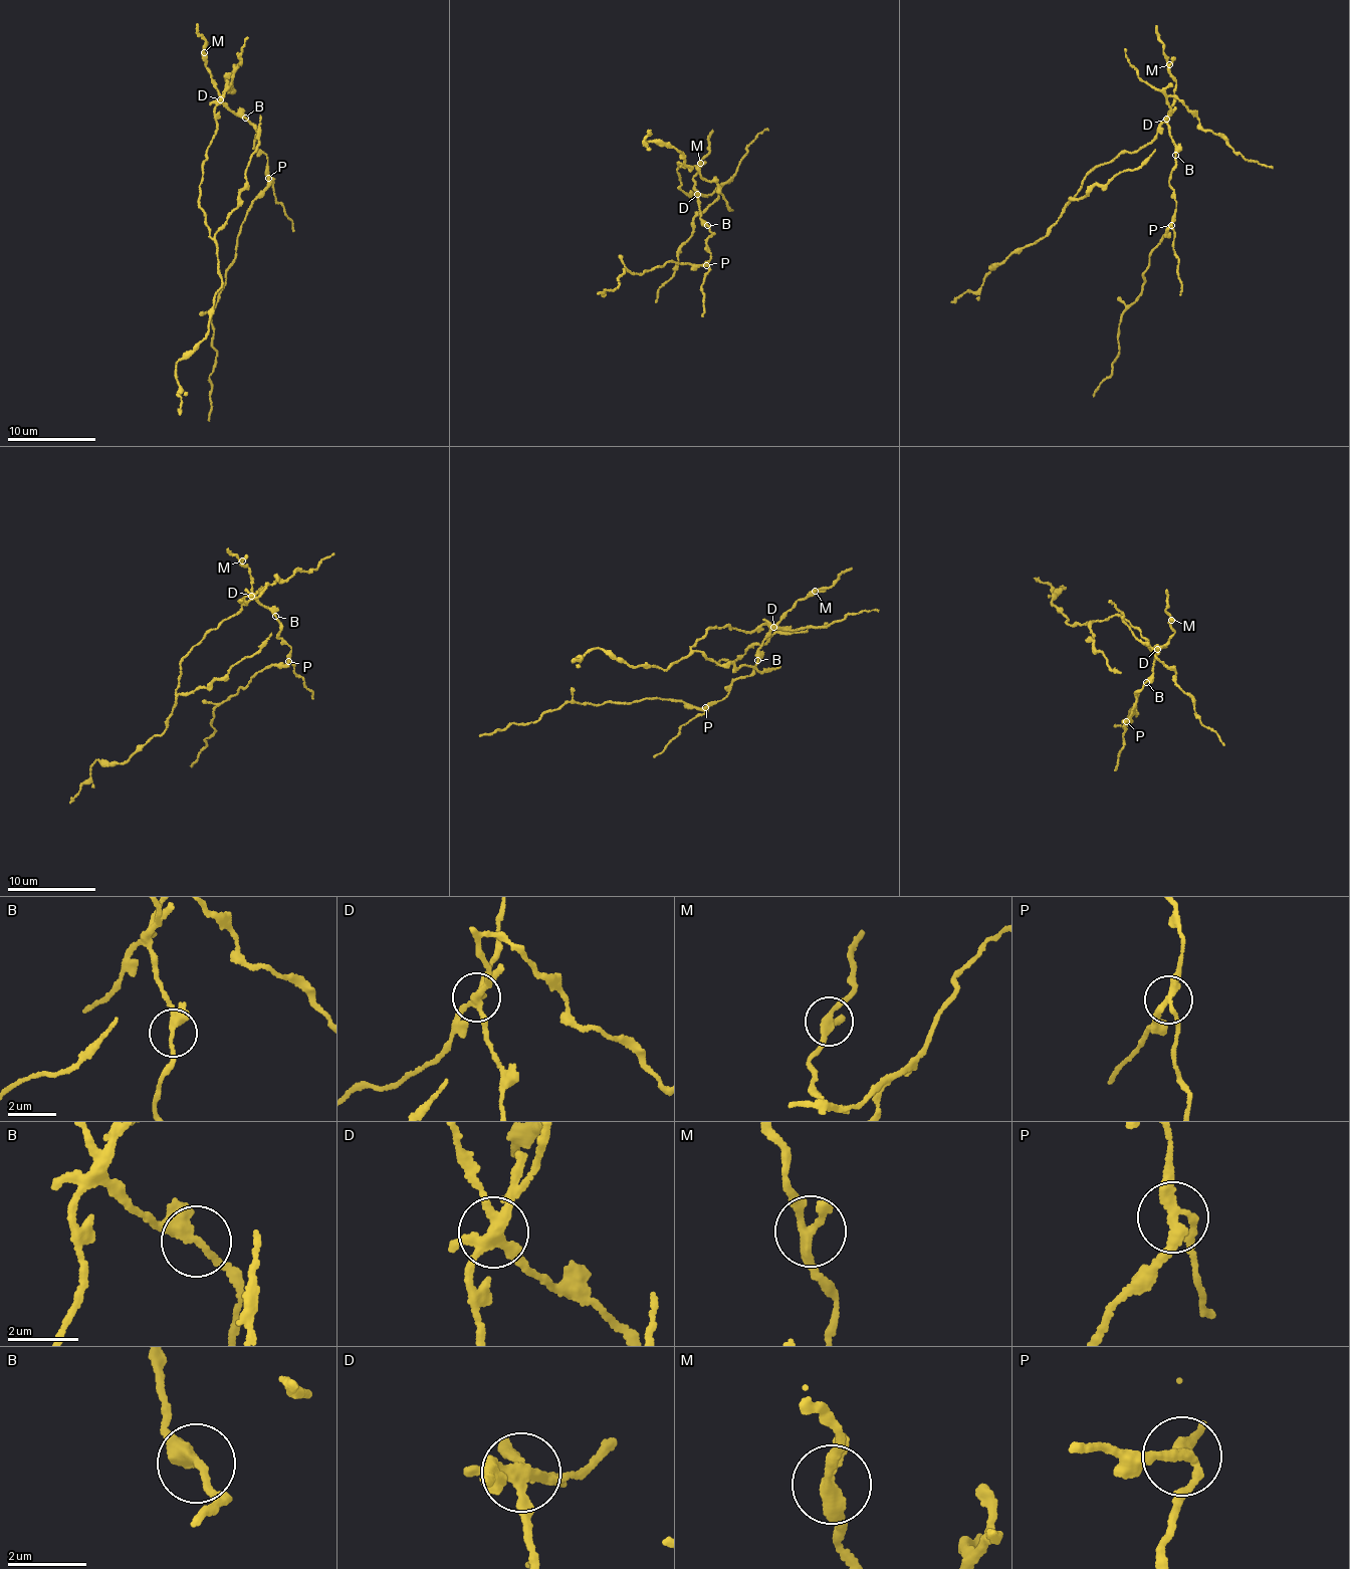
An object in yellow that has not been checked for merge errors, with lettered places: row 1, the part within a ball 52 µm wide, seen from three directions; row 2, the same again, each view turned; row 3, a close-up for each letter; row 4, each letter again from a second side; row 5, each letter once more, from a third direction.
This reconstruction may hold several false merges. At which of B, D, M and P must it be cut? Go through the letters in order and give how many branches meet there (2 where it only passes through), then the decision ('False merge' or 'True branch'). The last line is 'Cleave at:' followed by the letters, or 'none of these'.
B: Branches: 3. True branch
D: Branches: 5. False merge
M: Branches: 3. True branch
P: Branches: 3. False merge
Cleave at: D, P

